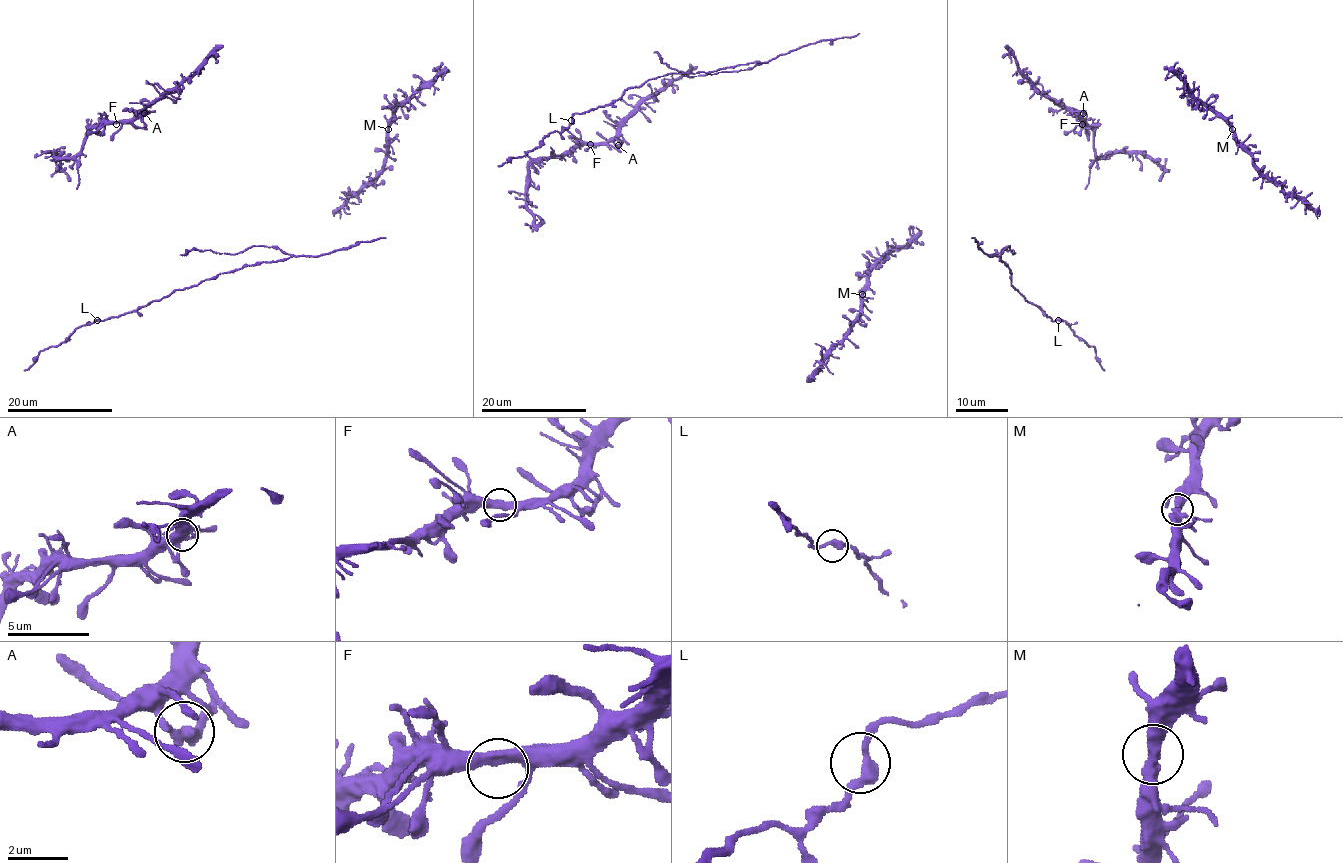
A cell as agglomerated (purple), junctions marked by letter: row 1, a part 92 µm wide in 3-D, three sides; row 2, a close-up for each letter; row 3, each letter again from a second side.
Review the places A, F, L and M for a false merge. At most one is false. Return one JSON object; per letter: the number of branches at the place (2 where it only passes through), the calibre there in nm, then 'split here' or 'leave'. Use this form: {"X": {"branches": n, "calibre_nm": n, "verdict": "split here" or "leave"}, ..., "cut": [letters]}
{"A": {"branches": 2, "calibre_nm": 360, "verdict": "leave"}, "F": {"branches": 2, "calibre_nm": 420, "verdict": "leave"}, "L": {"branches": 2, "calibre_nm": 320, "verdict": "leave"}, "M": {"branches": 2, "calibre_nm": 340, "verdict": "leave"}, "cut": []}

